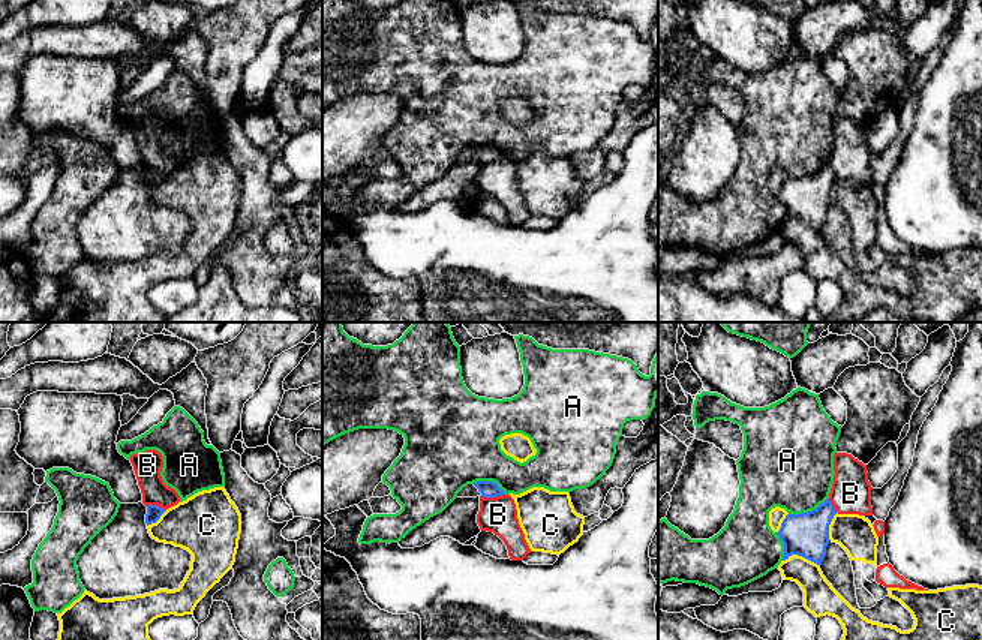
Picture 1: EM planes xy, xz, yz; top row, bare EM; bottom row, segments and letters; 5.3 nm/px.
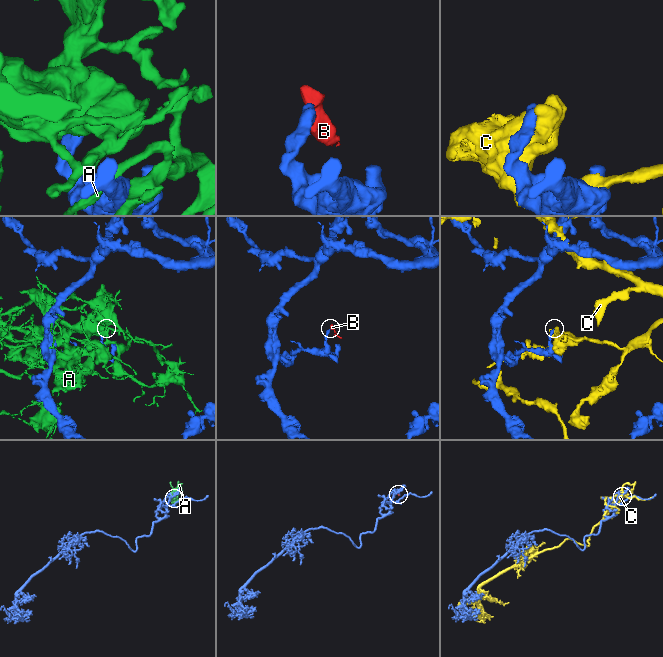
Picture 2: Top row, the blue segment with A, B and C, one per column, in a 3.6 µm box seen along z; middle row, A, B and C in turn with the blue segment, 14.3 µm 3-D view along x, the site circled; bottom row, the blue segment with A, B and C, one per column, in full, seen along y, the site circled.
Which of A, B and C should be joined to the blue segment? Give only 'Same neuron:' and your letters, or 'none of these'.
Same neuron: none of these

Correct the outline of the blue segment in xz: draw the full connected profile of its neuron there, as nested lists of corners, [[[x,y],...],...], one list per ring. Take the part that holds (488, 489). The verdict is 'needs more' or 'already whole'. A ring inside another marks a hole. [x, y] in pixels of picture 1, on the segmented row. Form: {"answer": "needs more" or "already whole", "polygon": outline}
{"answer": "already whole", "polygon": [[[477,481],[474,486],[478,489],[484,498],[496,498],[505,495],[504,490],[493,481]]]}

